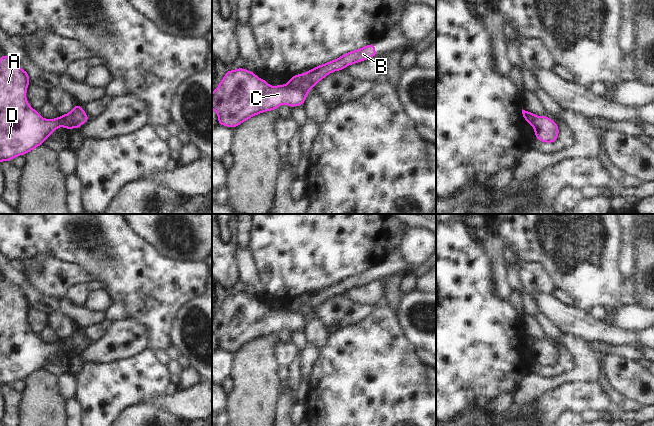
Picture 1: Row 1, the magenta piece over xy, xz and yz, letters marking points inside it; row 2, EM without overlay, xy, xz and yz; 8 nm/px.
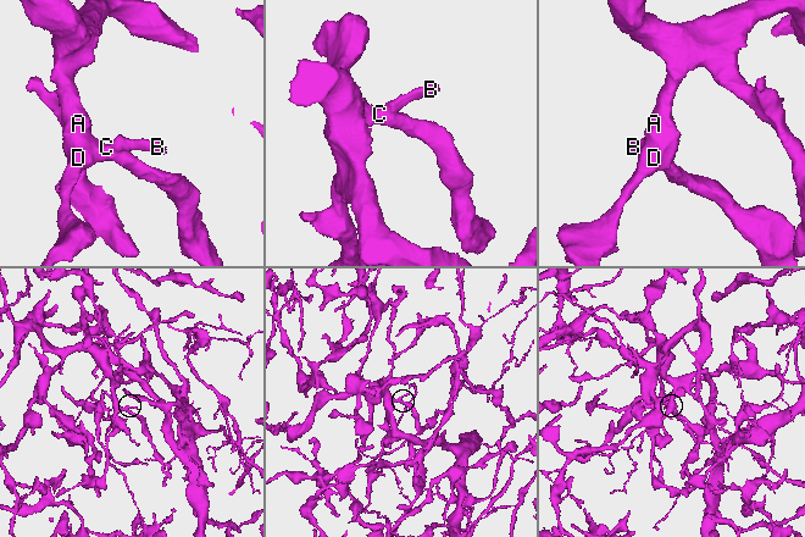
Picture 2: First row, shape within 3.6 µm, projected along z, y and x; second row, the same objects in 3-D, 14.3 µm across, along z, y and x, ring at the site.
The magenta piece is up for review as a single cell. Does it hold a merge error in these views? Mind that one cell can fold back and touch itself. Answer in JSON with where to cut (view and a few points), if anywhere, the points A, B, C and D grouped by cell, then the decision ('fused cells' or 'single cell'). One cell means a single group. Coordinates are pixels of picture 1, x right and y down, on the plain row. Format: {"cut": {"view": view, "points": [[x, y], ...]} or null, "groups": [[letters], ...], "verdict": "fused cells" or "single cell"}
{"cut": {"view": "xz", "points": [[286, 309], [308, 315]]}, "groups": [["A", "C", "D"], ["B"]], "verdict": "fused cells"}

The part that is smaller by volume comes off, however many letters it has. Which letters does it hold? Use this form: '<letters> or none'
B

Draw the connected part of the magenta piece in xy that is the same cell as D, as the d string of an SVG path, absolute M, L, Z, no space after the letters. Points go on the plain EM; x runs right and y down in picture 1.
M2 278L0 281L0 386L11 385L14 381L25 379L42 369L60 350L68 354L80 351L62 340L55 343L41 341L39 335L34 334L27 325L26 316L29 308L28 295L22 294L15 285Z

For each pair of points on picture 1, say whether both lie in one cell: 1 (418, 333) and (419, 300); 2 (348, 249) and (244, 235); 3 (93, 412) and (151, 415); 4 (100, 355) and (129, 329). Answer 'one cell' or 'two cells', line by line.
1: one cell
2: two cells
3: two cells
4: one cell

